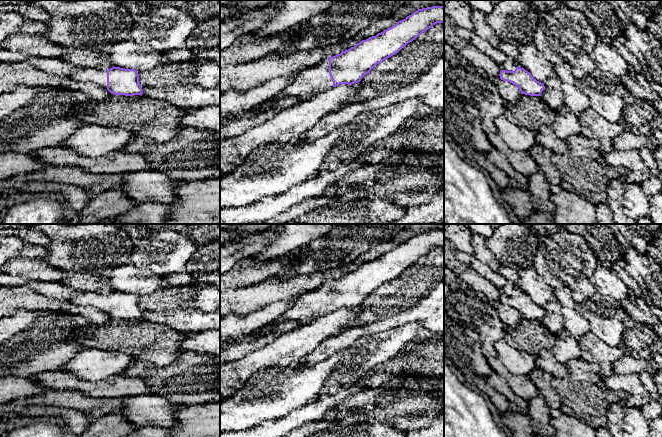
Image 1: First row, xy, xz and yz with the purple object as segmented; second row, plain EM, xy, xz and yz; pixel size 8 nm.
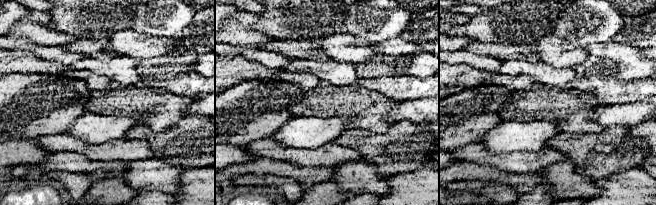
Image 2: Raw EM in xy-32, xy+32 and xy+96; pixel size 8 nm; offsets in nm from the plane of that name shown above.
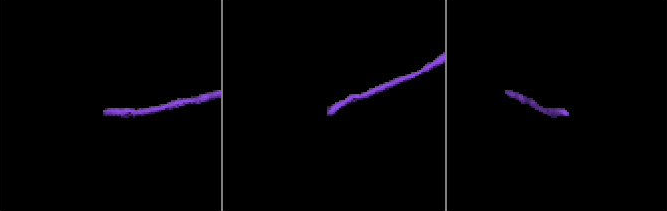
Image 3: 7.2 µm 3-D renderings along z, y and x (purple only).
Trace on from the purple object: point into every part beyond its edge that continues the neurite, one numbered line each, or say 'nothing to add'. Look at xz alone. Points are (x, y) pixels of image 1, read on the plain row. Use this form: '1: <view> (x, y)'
1: xz (311, 305)

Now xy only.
1: xy (97, 300)

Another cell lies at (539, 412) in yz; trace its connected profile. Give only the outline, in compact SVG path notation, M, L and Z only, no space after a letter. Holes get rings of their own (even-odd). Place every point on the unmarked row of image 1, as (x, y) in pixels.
M538 394L527 401L527 415L531 419L534 435L554 437L555 430L550 424L551 409L546 399Z

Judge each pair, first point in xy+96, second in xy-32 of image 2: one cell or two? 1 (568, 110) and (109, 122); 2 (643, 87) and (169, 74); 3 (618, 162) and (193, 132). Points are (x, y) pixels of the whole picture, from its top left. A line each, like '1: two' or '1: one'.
1: two
2: one
3: one

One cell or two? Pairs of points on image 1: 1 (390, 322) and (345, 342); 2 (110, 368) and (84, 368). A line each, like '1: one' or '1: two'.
1: one
2: one

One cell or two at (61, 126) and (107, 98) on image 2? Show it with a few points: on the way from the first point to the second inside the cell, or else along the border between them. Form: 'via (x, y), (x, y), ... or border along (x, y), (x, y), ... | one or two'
border along (89, 92), (84, 103), (84, 111) | two

